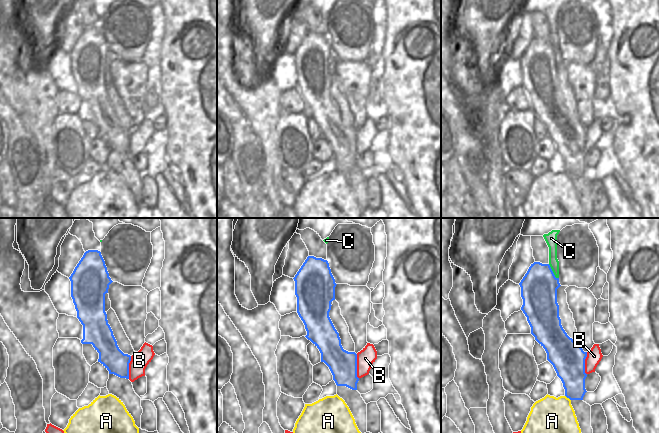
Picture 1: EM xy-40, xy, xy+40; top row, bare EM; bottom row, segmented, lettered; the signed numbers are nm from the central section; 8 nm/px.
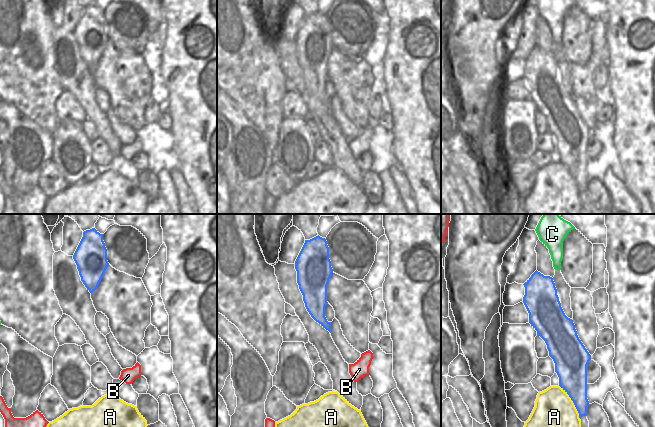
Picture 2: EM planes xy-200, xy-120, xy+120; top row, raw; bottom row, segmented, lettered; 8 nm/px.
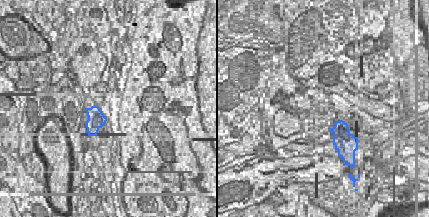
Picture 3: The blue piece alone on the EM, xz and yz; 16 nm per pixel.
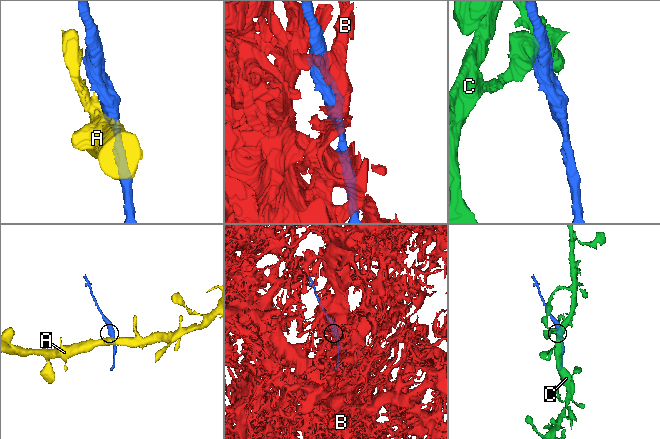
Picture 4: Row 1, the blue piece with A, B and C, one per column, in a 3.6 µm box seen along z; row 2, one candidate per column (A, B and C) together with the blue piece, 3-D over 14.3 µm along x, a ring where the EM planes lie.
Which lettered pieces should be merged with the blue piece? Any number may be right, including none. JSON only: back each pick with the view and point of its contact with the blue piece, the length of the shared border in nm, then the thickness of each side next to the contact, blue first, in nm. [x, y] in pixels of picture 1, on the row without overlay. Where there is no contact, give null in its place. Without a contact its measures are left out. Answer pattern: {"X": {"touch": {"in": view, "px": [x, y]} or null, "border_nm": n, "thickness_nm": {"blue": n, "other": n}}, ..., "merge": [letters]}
{"merge": []}

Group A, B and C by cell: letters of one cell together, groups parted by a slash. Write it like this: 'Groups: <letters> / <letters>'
Groups: A / B / C.

